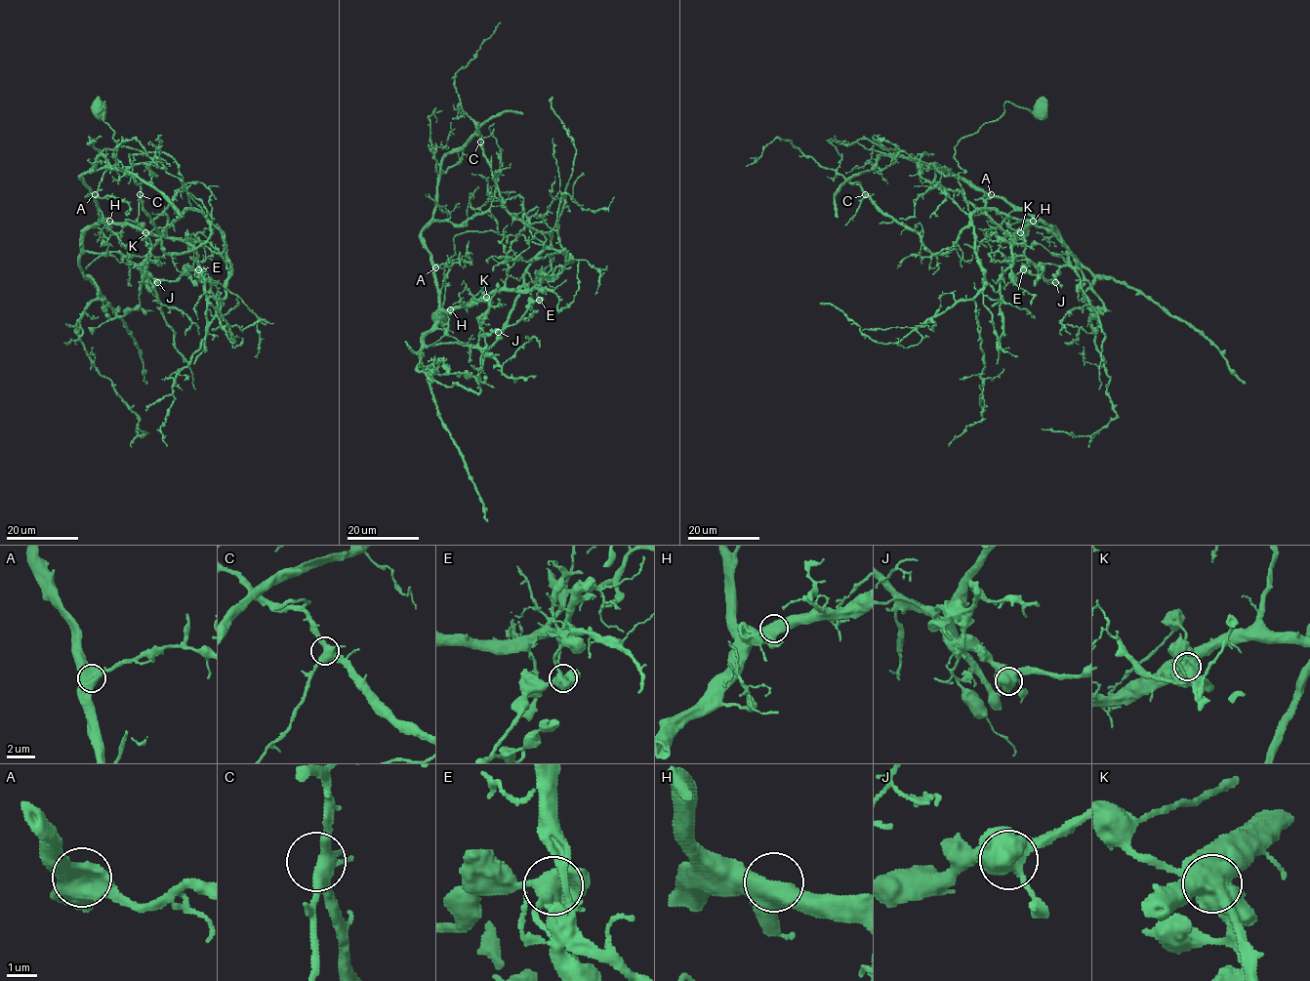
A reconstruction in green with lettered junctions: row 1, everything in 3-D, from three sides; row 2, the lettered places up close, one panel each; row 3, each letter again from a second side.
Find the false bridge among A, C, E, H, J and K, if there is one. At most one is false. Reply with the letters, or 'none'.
K

